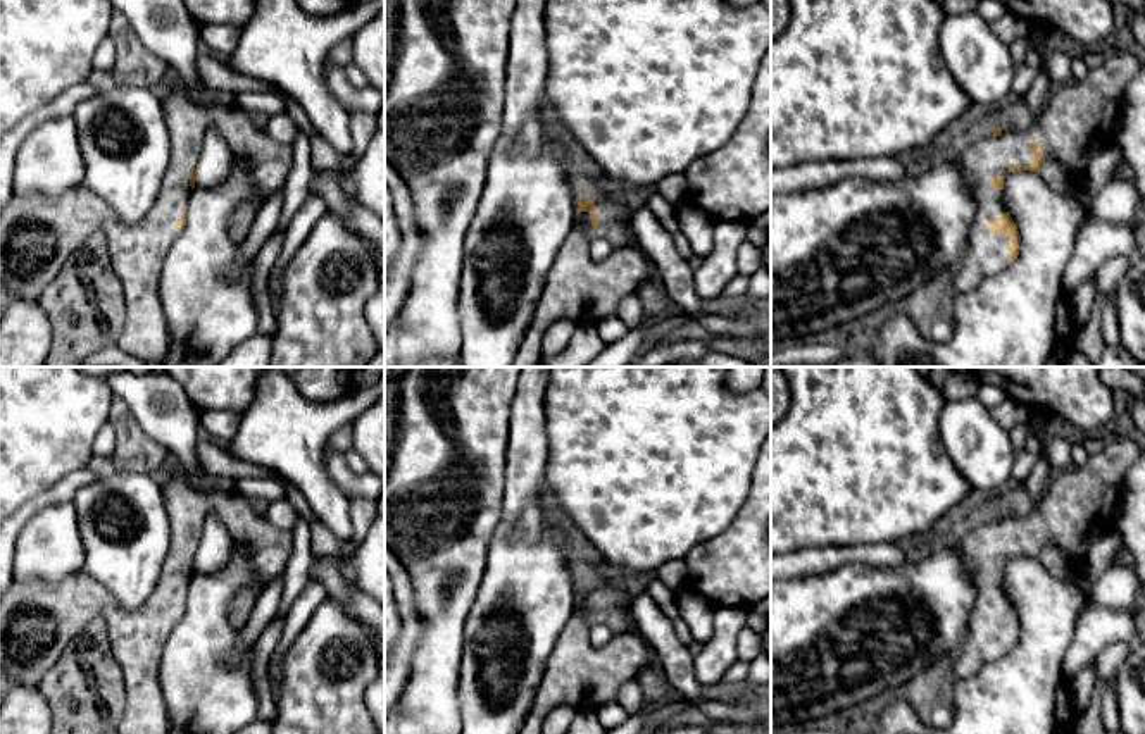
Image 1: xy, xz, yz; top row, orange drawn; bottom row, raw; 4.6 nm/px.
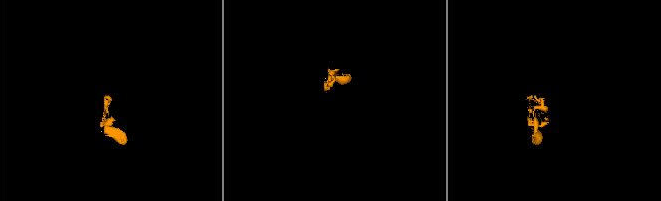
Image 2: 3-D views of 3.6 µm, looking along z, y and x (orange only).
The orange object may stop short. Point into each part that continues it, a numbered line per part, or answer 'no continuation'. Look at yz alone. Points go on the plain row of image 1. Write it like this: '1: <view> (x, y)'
1: yz (1078, 505)

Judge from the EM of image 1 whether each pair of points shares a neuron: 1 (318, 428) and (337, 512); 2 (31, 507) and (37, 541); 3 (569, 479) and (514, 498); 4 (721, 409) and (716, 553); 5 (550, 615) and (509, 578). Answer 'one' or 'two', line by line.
1: one
2: two
3: two
4: two
5: one

